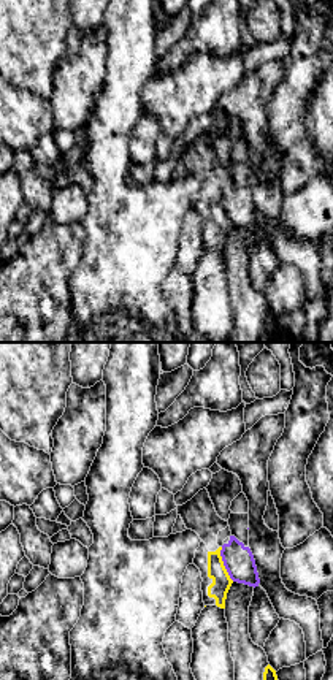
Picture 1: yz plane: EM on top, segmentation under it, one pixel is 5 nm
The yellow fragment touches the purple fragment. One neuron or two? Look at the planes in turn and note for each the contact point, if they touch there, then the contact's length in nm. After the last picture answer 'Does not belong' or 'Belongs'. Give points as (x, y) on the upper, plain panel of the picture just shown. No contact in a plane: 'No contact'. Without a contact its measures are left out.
Touches yellow at (222, 210). Shared border 190 nm

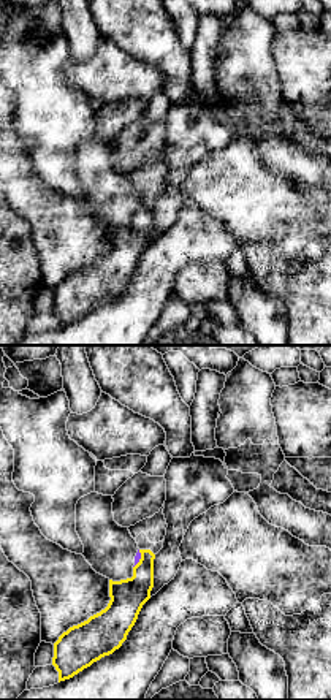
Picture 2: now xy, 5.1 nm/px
Touches yellow at (140, 205). Shared border 100 nm

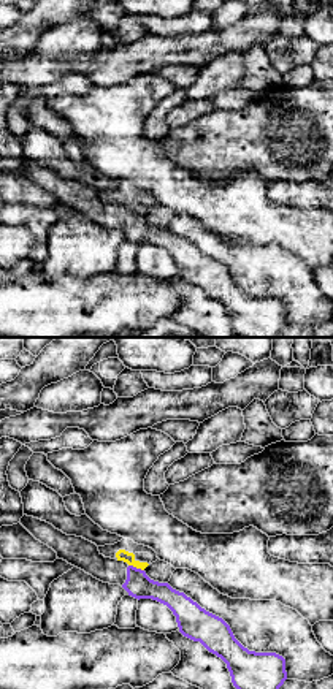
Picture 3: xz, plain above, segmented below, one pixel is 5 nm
Touches yellow at (137, 213). Shared border 90 nm

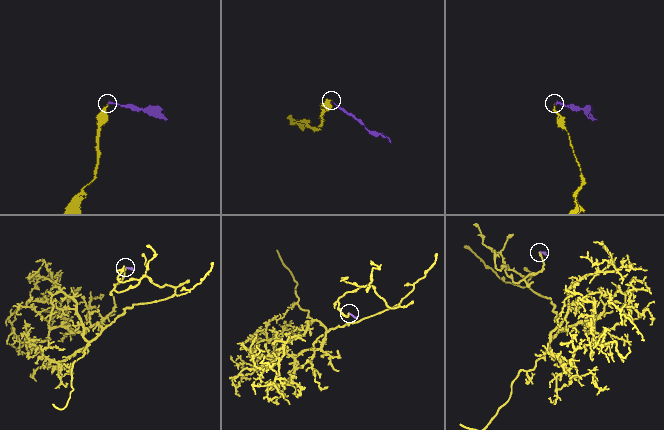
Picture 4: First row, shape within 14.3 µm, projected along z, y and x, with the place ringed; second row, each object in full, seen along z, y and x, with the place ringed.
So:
Does not belong

